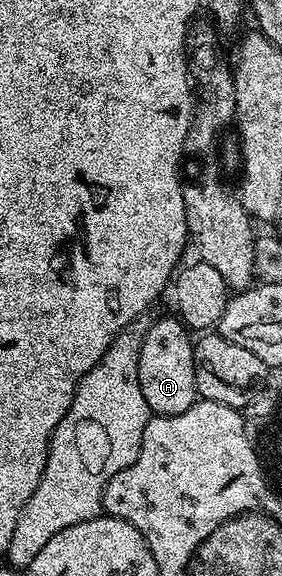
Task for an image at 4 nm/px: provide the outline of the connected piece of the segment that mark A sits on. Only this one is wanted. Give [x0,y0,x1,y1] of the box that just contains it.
[139,317,197,416]

